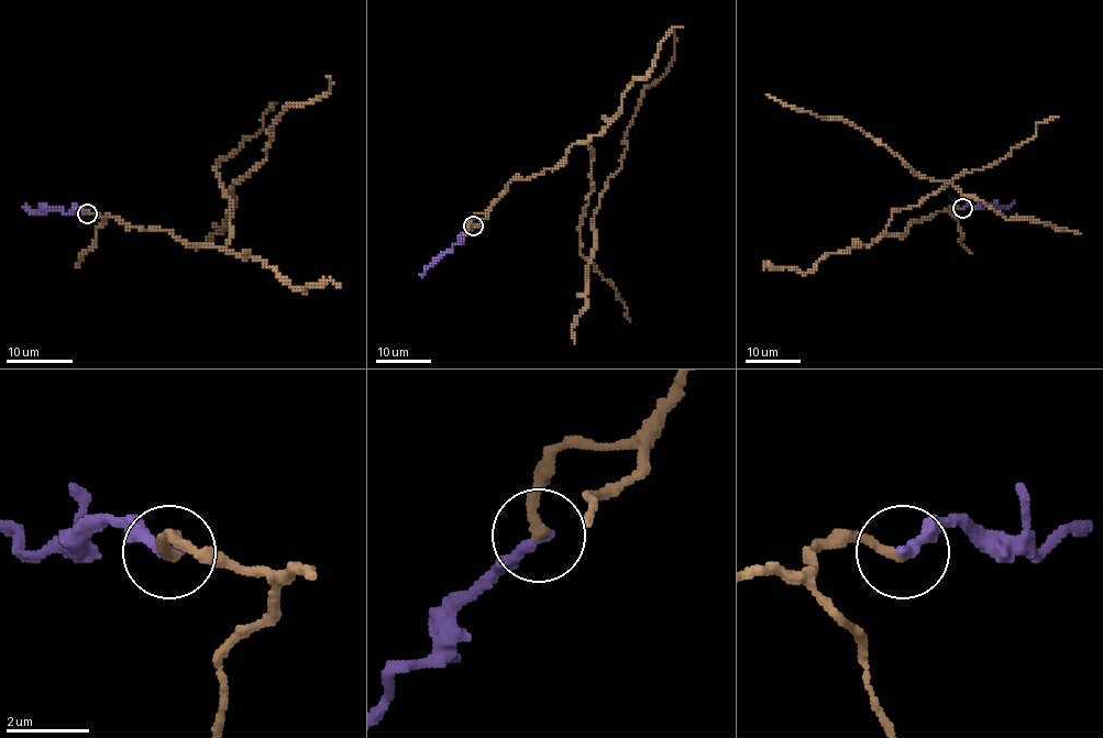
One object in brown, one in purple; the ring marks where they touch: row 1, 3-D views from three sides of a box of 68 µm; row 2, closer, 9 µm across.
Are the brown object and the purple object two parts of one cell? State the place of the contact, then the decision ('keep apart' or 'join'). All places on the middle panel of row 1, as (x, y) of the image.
at (473, 226); join

